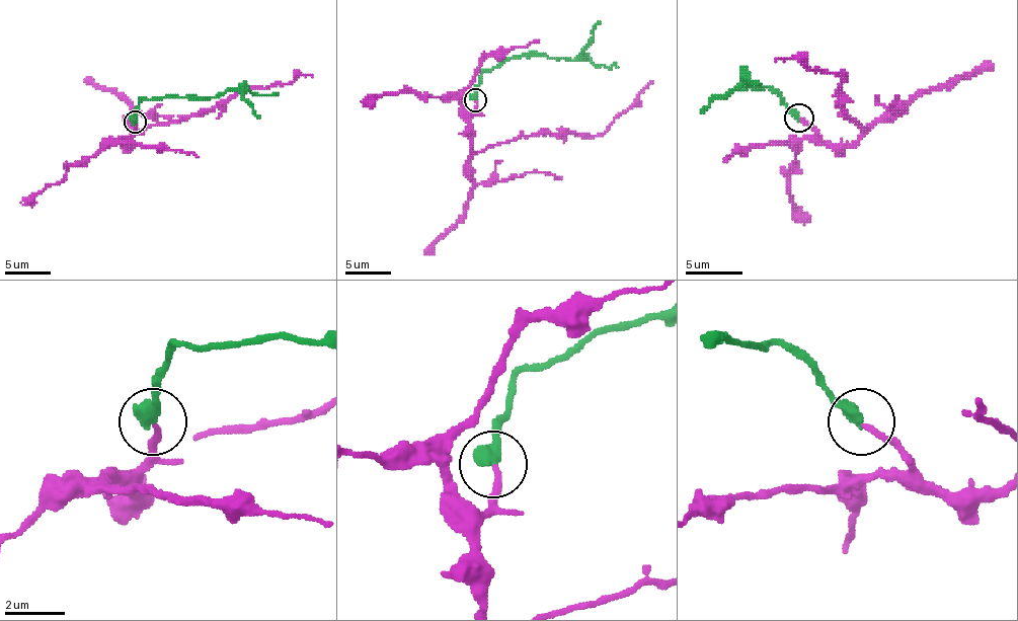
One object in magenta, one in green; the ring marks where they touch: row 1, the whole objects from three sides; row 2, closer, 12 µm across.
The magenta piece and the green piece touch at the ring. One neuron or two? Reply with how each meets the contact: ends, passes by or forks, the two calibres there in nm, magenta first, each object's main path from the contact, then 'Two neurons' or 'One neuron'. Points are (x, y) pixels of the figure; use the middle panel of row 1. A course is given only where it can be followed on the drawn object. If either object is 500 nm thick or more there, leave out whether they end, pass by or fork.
Thickness 190 nm (magenta) against 550 nm. Course of magenta: (474, 99), (477, 108), (470, 127), (470, 147), (483, 151), (488, 147), (543, 133), (600, 136), (652, 81). Course of green: (474, 99), (474, 87), (481, 74), (523, 56), (574, 60), (600, 21). One neuron

